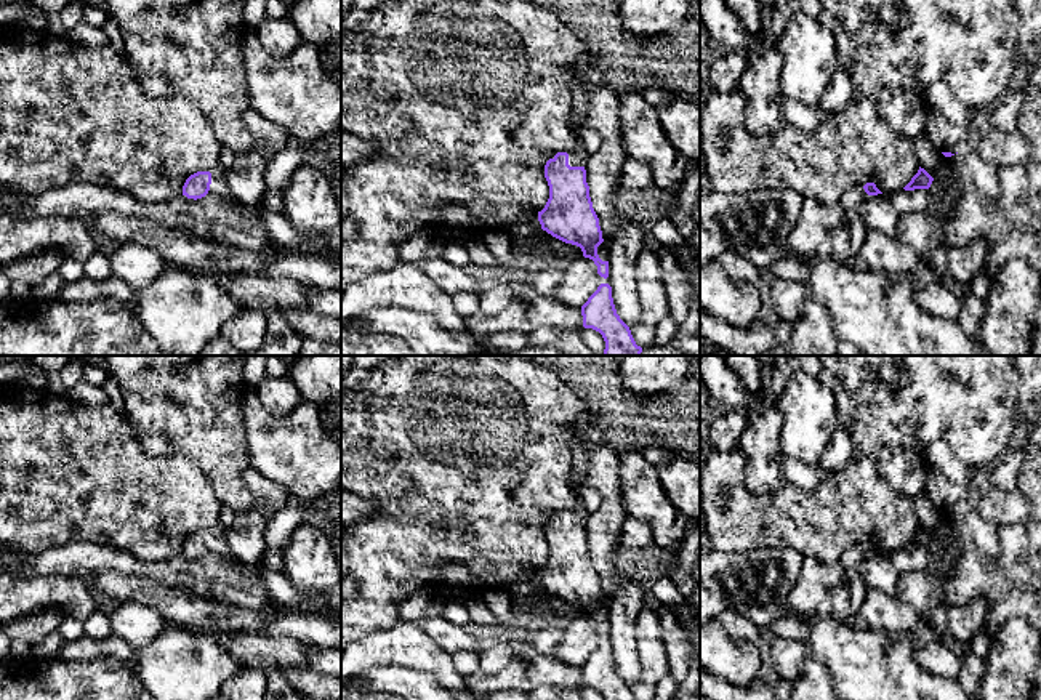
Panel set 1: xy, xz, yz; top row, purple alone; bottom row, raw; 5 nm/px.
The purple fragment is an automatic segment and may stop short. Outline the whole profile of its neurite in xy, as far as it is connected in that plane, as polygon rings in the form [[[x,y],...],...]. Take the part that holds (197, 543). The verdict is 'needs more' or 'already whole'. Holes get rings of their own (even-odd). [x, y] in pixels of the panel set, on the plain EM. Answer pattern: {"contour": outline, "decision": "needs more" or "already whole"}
{"contour": [[[221,524],[210,530],[197,530],[191,533],[183,545],[183,554],[187,557],[197,559],[207,553],[223,557],[231,556],[231,548],[226,540],[226,529]]], "decision": "needs more"}

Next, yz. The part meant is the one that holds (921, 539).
{"contour": [[[919,525],[918,532],[911,537],[911,540],[903,546],[905,549],[914,549],[914,548],[929,548],[934,537]]], "decision": "already whole"}

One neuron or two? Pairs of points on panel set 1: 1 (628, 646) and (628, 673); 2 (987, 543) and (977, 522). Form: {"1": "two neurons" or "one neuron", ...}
{"1": "one neuron", "2": "one neuron"}

